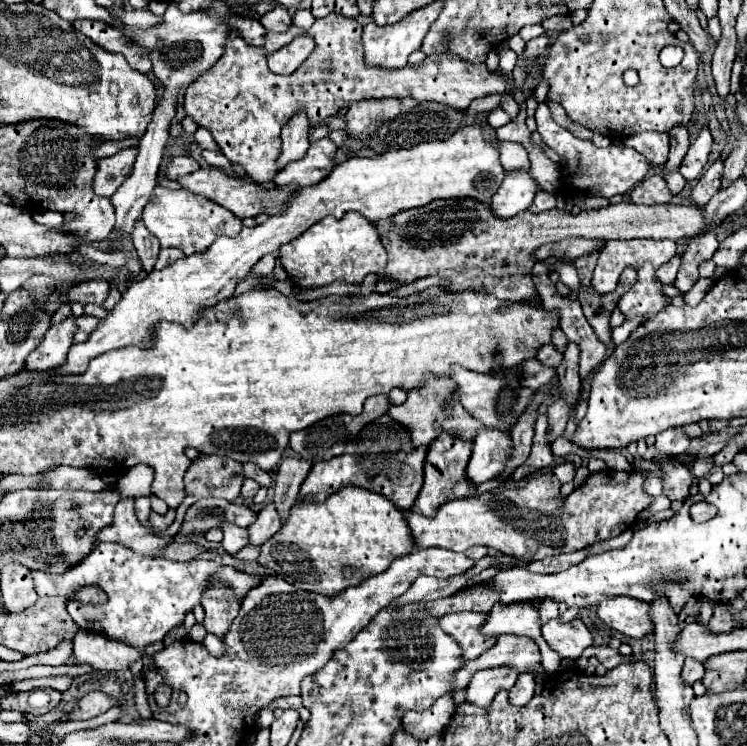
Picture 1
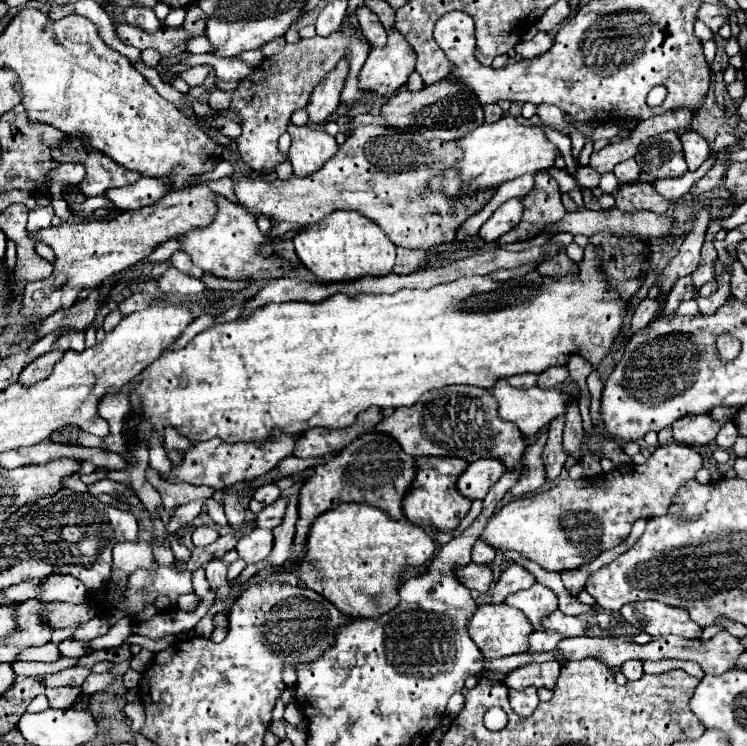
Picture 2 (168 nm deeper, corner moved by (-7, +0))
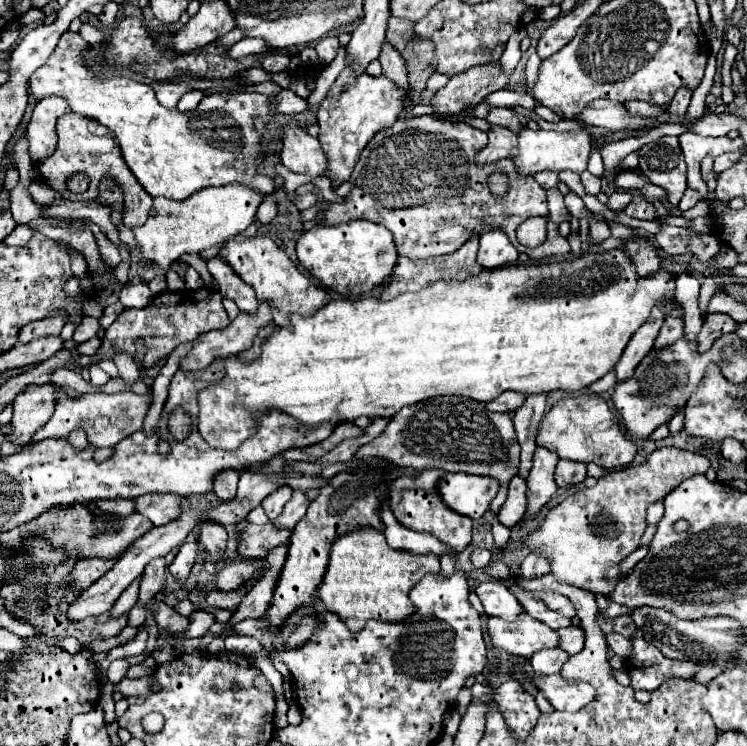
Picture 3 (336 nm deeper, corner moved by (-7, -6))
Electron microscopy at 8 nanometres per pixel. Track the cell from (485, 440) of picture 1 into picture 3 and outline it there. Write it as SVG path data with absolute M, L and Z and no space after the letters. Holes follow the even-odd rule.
M445 473L437 483L437 491L445 499L443 503L451 511L471 519L481 519L487 513L497 489L493 479L461 473Z

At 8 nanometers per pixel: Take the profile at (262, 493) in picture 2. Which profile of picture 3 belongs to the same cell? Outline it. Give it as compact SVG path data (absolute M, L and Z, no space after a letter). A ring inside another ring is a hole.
M277 487L269 497L265 497L263 499L263 509L265 509L265 513L267 513L267 517L271 519L271 521L275 521L279 515L281 515L281 511L283 511L283 507L285 507L285 503L291 499L291 489L289 487Z

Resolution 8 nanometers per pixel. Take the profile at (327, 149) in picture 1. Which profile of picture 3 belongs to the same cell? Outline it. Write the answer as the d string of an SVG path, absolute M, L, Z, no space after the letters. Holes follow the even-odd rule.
M285 125L281 131L281 163L293 173L321 175L327 167L327 159L321 151L319 139L311 137L299 125Z

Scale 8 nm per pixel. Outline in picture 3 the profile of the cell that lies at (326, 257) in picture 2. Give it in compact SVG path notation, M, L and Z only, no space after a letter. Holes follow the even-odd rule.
M349 221L341 225L313 225L297 241L299 263L325 287L341 295L361 295L383 285L397 261L393 235L373 221Z

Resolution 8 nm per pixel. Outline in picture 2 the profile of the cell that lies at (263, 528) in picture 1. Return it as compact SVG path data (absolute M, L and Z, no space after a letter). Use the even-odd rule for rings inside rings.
M255 527L249 535L241 537L237 543L237 553L241 559L245 559L247 563L257 563L269 557L271 549L273 549L273 531L271 529L261 529Z

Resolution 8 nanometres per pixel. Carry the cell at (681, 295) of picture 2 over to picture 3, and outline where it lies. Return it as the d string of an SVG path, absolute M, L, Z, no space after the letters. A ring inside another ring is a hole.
M665 319L661 331L653 343L653 351L665 349L683 337L683 319Z

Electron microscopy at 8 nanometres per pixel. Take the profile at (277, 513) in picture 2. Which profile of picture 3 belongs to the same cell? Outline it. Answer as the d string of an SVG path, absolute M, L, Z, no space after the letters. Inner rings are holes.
M293 491L291 501L285 505L281 517L273 523L283 525L283 527L295 527L295 523L299 523L305 517L309 503L311 503L311 499L305 495L305 491Z

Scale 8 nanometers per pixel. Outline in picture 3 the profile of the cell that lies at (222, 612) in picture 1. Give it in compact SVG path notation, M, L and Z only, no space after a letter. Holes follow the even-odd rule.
M201 521L199 525L199 541L205 545L207 553L221 555L227 545L227 531L223 525L215 521Z

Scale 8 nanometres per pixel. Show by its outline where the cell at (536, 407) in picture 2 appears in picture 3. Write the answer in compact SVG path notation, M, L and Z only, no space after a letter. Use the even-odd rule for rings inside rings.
M577 395L559 401L541 421L537 435L537 445L549 447L549 451L559 453L561 459L571 459L579 463L595 463L607 471L617 467L627 467L633 463L637 445L627 437L607 401L601 395Z

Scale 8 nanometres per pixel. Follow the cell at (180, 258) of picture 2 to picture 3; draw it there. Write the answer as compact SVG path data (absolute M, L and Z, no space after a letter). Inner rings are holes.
M187 267L187 271L185 271L185 287L189 291L197 291L203 287L203 279L199 277L199 273L193 267Z

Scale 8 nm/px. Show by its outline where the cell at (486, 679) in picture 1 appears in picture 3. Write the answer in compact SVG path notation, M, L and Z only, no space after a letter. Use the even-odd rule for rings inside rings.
M545 675L533 679L533 683L557 711L579 711L597 697L595 687L589 683L563 679L561 675Z

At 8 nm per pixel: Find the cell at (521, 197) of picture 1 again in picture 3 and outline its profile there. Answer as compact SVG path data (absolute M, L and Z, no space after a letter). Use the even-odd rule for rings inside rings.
M489 231L479 239L477 263L485 269L495 269L501 265L515 263L519 251L511 245L509 237L503 231Z

